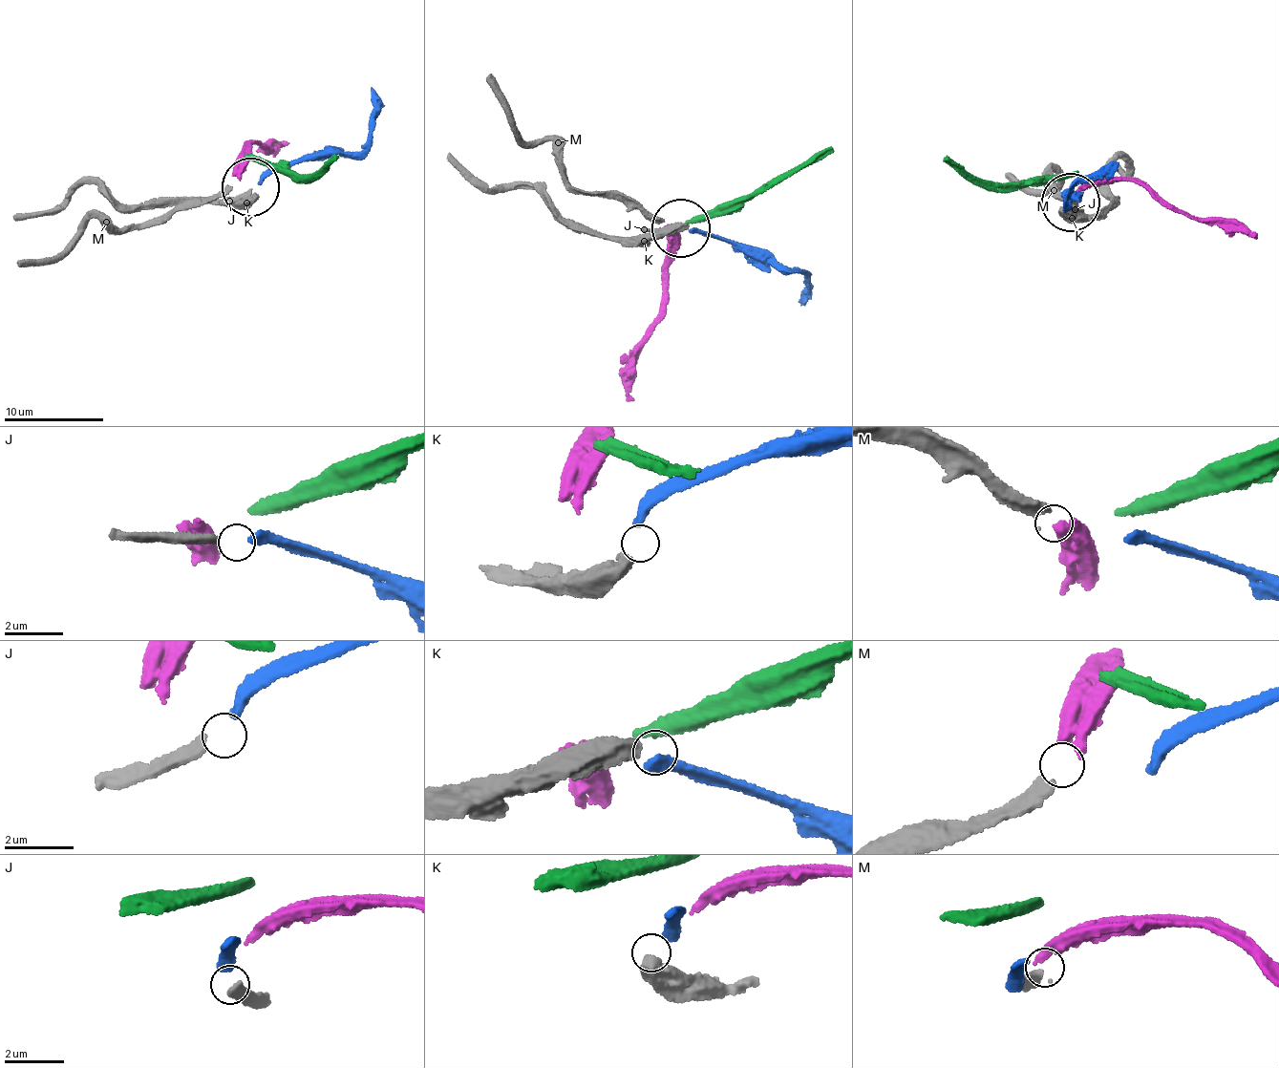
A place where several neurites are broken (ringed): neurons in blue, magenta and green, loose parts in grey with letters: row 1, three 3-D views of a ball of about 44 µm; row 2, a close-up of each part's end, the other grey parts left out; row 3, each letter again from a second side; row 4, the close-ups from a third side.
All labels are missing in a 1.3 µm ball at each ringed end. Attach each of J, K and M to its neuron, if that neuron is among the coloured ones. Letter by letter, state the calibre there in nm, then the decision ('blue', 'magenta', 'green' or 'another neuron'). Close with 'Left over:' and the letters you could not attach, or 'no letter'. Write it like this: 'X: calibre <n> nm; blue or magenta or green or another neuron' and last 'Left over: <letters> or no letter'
J: calibre 280 nm; blue
K: calibre 480 nm; another neuron
M: calibre 300 nm; magenta
Left over: K

